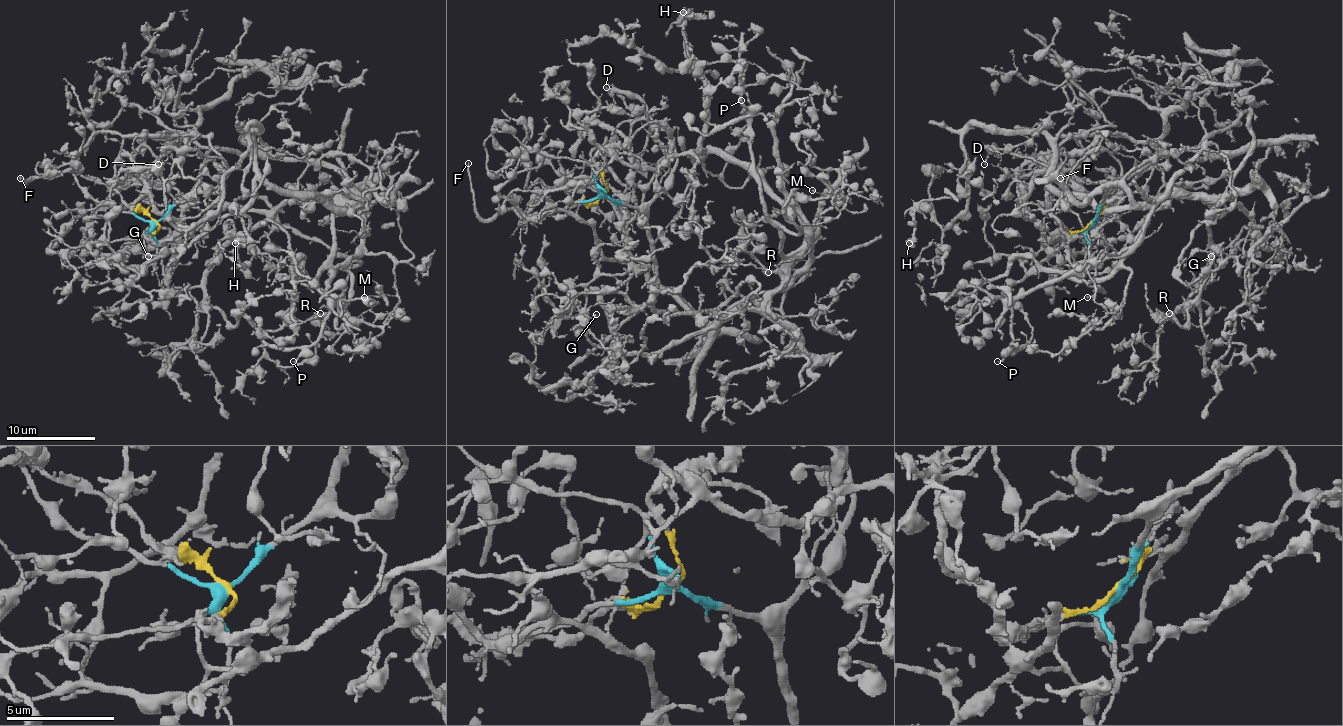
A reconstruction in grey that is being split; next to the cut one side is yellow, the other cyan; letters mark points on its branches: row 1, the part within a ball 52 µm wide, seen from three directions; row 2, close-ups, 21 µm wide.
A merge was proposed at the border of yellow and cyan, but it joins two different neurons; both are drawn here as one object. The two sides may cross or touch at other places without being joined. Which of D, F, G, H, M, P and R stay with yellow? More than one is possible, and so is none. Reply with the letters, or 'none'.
F, G, H, R

